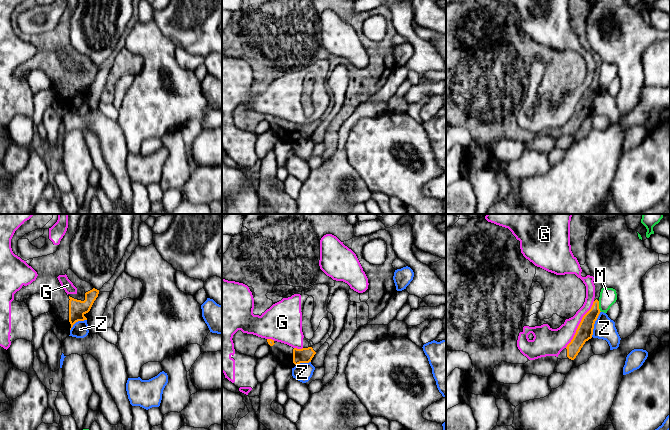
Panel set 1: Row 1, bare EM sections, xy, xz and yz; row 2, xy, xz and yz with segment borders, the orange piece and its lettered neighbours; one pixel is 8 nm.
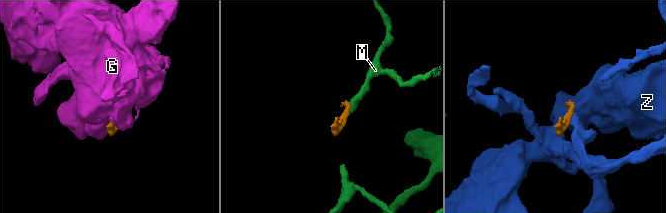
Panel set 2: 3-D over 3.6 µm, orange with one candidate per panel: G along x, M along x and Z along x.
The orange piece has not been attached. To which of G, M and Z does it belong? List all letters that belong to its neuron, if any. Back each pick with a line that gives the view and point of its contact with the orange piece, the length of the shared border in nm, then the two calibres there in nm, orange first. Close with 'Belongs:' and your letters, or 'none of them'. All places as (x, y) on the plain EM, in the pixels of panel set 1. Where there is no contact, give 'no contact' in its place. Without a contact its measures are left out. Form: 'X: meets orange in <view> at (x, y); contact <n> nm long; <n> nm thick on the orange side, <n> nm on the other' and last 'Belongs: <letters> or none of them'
Belongs: none of them

